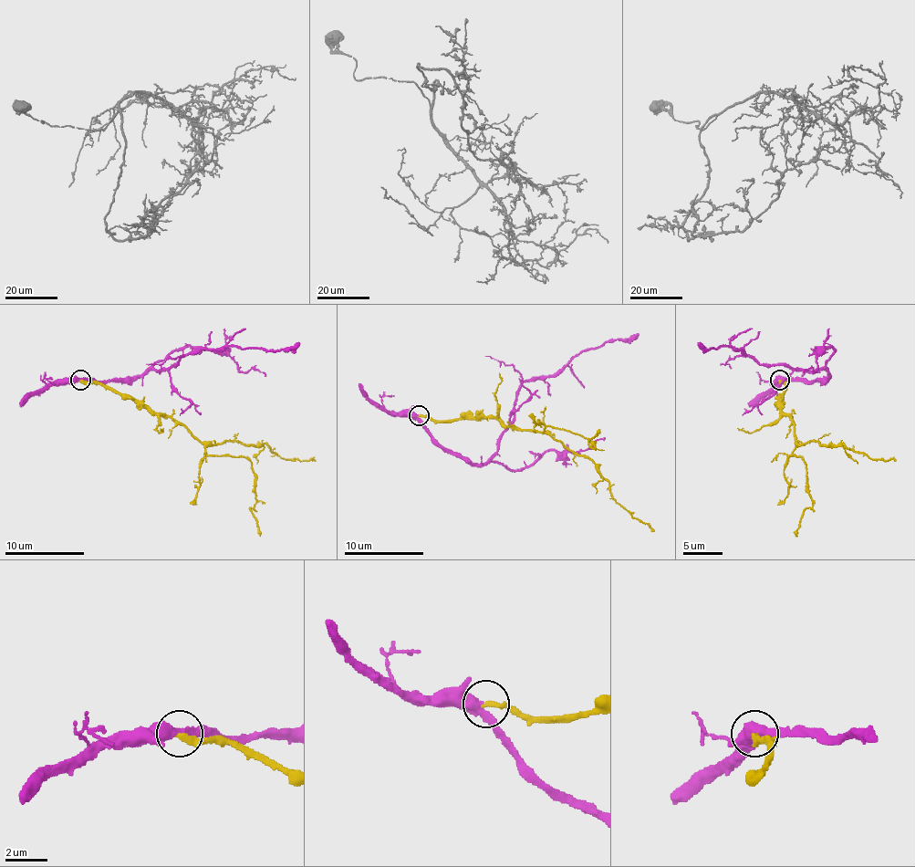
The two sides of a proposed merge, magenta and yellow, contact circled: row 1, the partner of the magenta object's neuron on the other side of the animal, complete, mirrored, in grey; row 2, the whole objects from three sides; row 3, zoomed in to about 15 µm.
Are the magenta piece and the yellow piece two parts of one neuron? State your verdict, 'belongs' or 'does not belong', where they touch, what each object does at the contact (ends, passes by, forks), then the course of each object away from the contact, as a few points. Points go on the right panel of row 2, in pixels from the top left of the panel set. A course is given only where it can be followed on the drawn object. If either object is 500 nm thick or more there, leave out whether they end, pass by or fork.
belongs; at (780, 380); magenta passes by; yellow ends there; magenta runs (780, 380), (822, 381), (827, 373), (756, 363), (741, 349), (719, 346), (703, 349), (699, 341); yellow runs (780, 380), (784, 383), (782, 412), (792, 419), (795, 441), (843, 444), (867, 456), (895, 460)

